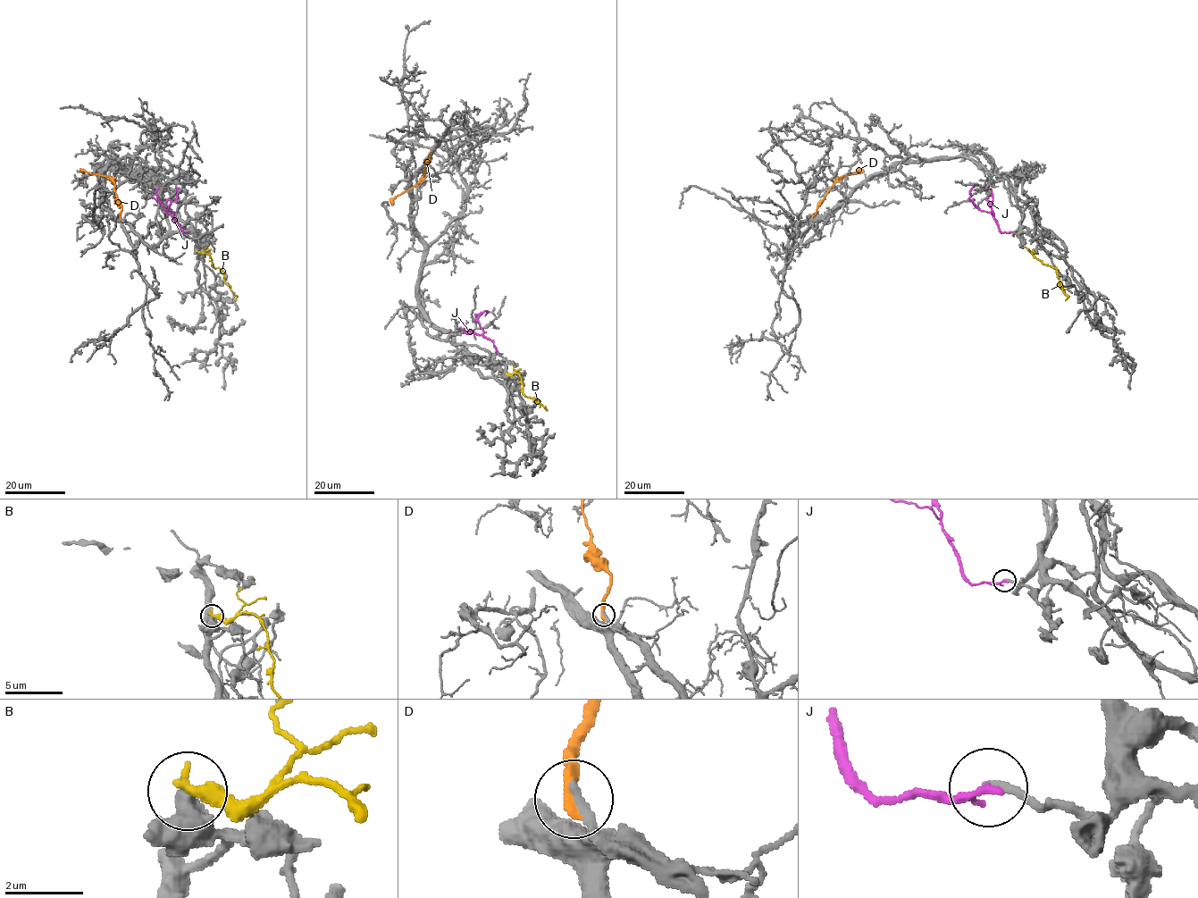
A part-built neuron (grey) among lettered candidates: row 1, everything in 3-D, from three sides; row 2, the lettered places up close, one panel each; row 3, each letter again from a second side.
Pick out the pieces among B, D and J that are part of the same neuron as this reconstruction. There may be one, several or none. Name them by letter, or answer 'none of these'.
none of these

